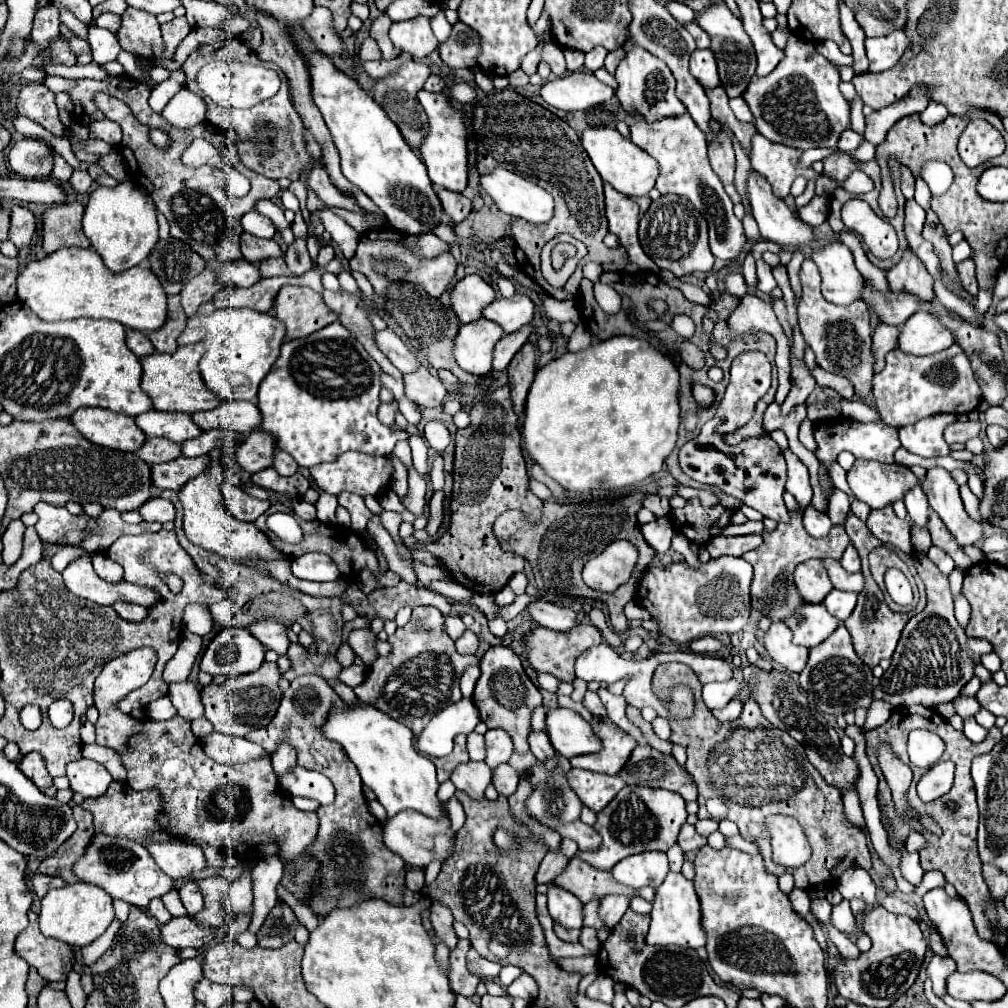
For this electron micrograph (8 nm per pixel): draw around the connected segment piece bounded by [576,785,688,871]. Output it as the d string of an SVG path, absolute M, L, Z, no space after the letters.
M628 785L614 797L614 801L598 813L594 823L596 833L602 837L602 845L594 851L578 851L576 857L594 865L596 869L610 871L620 859L628 855L636 855L642 851L668 851L678 837L680 827L686 823L686 807L684 799L678 793L666 789L650 789L650 787L636 787Z

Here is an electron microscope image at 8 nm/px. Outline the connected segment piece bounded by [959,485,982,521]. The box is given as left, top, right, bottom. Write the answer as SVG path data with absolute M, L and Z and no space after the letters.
M962 485L959 491L960 495L962 495L962 501L964 501L964 507L966 507L966 513L968 513L972 519L982 521L982 517L980 517L980 513L978 513L978 497L970 491L968 485Z

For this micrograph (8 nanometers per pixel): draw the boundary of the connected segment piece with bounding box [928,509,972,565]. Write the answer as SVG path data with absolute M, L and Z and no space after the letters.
M930 510L929 520L928 520L928 531L930 531L932 543L936 547L940 547L942 551L946 551L956 565L972 565L970 557L962 553L962 549L958 547L958 543L952 539L952 535L948 533L948 529L944 527L944 523L940 521L940 517Z

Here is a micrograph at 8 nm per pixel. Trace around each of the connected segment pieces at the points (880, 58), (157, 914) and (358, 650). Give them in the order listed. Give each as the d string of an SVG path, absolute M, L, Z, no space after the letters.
M902 29L888 33L884 37L866 39L866 53L868 53L868 61L870 61L868 71L880 73L880 71L892 67L894 63L898 63L898 59L902 57L906 47L908 47L908 39Z
M160 899L150 901L150 905L148 905L148 913L150 913L154 919L158 919L158 923L160 923L160 925L162 925L164 921L172 919L172 915L166 911L166 907L162 905L162 901L160 901Z
M354 629L352 633L350 633L350 637L348 637L348 643L350 643L350 647L354 649L354 653L368 665L368 663L372 663L374 659L376 659L376 651L374 651L374 647L372 647L372 643L374 643L374 639L376 639L376 635L372 635L372 631L368 631L368 629Z

